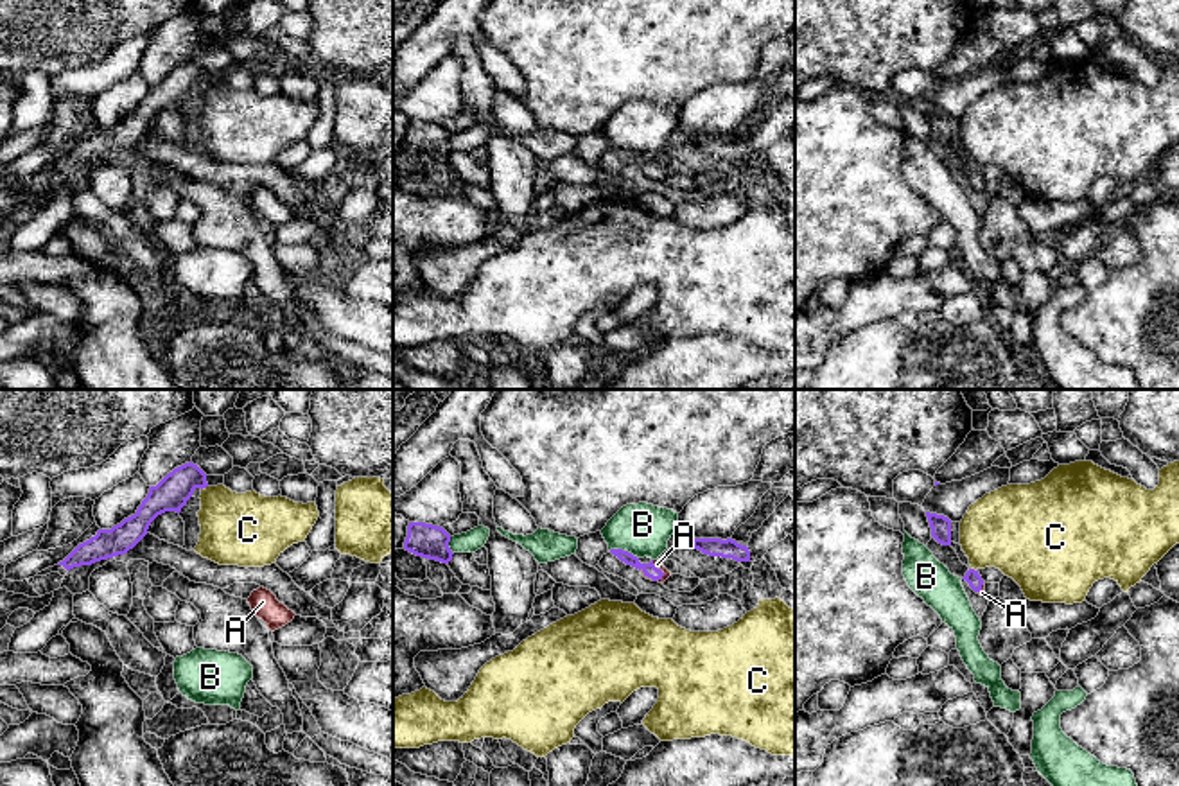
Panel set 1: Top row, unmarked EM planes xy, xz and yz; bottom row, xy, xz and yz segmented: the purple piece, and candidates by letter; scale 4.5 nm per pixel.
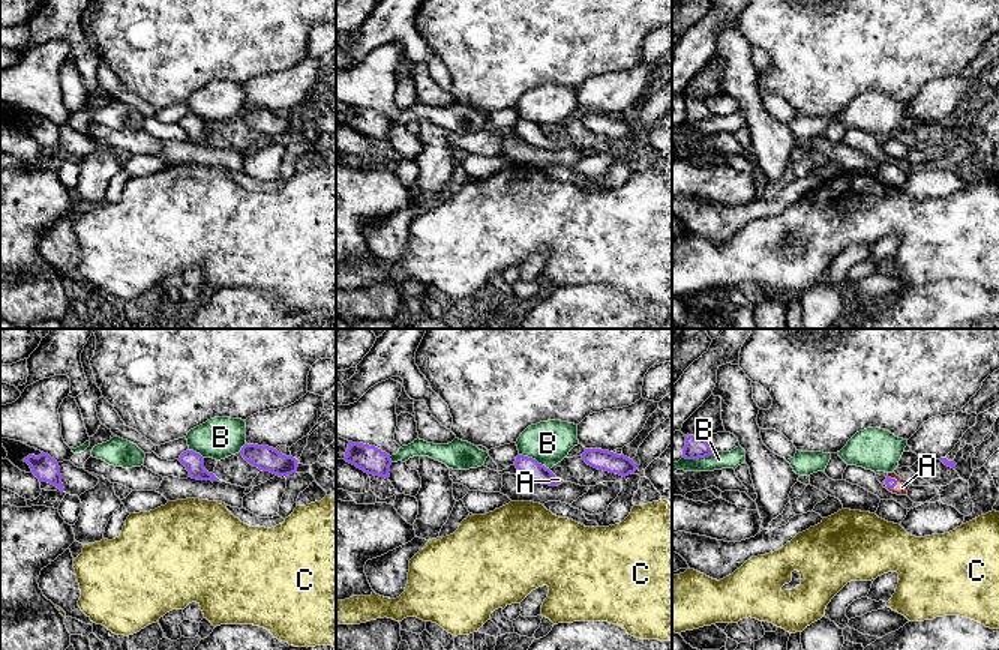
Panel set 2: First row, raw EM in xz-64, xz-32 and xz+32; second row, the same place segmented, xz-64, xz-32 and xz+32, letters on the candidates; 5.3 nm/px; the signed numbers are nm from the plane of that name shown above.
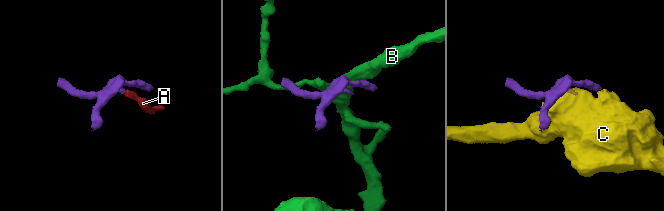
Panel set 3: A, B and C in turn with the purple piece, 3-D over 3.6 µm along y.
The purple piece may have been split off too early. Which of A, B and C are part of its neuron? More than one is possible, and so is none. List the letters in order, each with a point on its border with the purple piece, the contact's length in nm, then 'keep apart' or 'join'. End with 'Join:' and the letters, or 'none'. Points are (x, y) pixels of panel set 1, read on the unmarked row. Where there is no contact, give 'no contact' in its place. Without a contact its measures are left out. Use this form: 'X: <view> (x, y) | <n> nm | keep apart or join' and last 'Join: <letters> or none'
A: xz (652, 176) | 120 nm | join
B: xz (621, 148) | 140 nm | keep apart
C: xy (203, 85) | 40 nm | keep apart
Join: A

